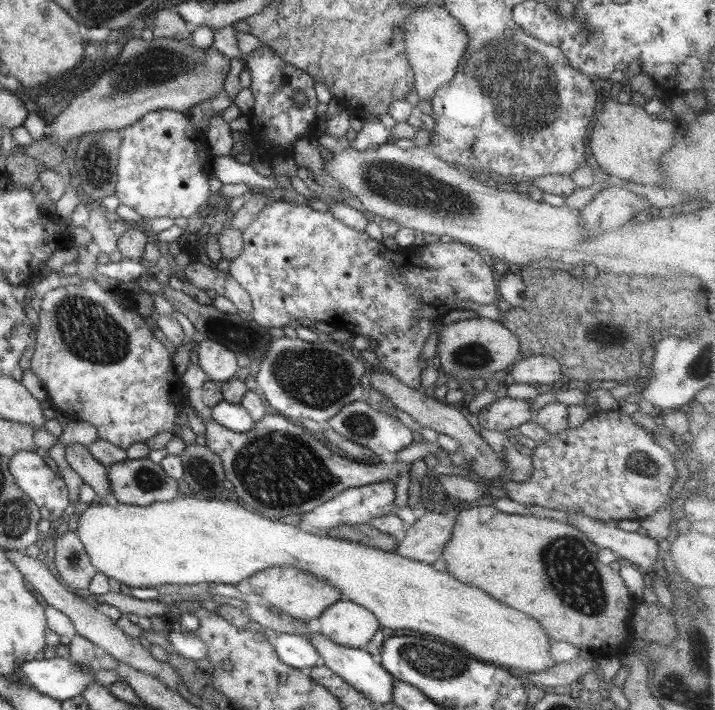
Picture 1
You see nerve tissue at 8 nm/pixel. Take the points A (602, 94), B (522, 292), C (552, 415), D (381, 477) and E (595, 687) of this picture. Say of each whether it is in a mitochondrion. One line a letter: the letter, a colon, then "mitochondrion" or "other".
A: other
B: other
C: other
D: other
E: other

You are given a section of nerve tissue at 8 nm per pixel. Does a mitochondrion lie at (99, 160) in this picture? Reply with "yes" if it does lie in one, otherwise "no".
yes

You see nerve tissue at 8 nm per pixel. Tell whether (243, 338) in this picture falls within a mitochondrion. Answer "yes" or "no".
yes

